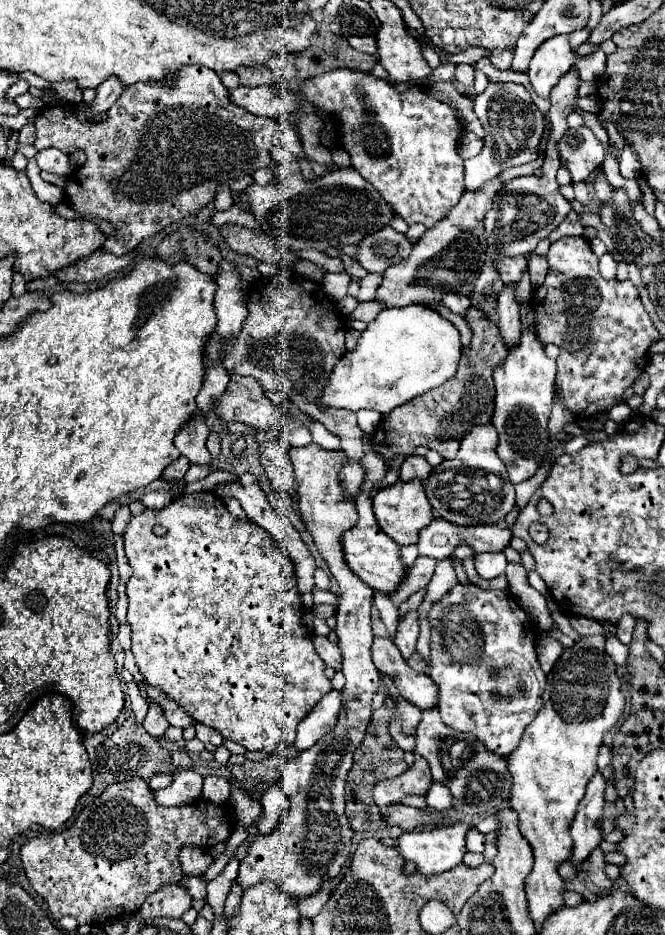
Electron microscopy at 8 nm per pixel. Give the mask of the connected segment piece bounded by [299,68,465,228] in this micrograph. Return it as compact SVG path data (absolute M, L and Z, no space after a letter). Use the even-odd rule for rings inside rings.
M335 68L335 72L307 78L301 84L299 96L313 104L319 112L335 114L341 120L341 144L343 150L351 156L351 166L375 186L385 202L391 204L395 214L399 214L407 224L421 222L427 228L433 228L459 202L461 194L465 192L463 160L457 152L463 126L455 116L455 110L449 104L435 100L427 88L413 84L405 92L397 92L391 82L381 80L369 72Z

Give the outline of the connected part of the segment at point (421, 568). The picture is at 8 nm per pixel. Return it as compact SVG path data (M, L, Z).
M419 556L415 560L415 564L407 568L407 576L403 576L403 584L399 584L399 588L389 594L393 604L399 608L413 592L425 588L433 576L433 568L435 568L433 558L421 558Z

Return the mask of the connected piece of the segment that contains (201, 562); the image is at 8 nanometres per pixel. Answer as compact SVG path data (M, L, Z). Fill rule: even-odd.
M213 492L185 494L181 498L175 498L163 510L145 510L145 512L133 516L127 530L125 530L123 540L125 540L125 554L129 558L129 564L133 566L133 576L127 584L127 596L129 596L127 624L131 626L131 636L135 636L135 640L131 640L131 652L137 660L139 672L145 676L145 682L165 690L167 696L177 700L181 704L181 708L187 710L193 716L193 720L223 732L221 734L223 738L239 742L247 750L273 752L279 746L291 746L295 742L295 728L301 722L301 718L307 716L307 712L331 690L331 682L323 674L325 664L319 658L319 654L315 652L309 630L303 628L303 622L301 622L303 604L301 604L301 596L299 596L299 590L297 590L295 568L291 564L291 556L287 556L287 552L283 552L281 548L277 548L275 540L271 540L271 534L267 534L263 528L255 526L253 522L243 522L243 520L233 518L229 514L229 510L225 508L223 500ZM155 526L165 528L165 534L157 536L153 532ZM201 624L209 624L209 628L211 628L209 636L201 636L201 630L197 630L197 626L201 628Z

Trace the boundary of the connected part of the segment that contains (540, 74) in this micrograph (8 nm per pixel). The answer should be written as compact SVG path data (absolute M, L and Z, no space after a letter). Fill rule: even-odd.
M565 34L553 36L543 42L535 56L531 58L527 76L531 80L531 88L539 98L549 98L553 86L559 82L563 72L567 72L575 62L575 56L569 48L569 40Z

